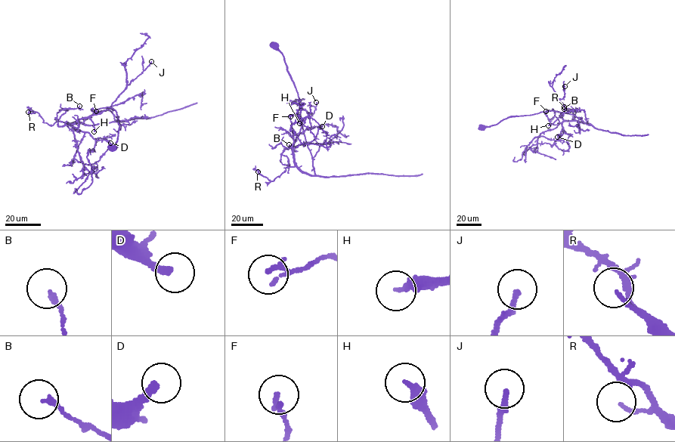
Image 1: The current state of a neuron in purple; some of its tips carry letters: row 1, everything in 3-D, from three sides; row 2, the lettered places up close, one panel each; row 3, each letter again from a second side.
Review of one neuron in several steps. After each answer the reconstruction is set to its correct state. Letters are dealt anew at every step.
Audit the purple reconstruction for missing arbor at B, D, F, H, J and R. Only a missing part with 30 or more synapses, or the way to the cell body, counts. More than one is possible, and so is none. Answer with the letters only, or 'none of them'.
H

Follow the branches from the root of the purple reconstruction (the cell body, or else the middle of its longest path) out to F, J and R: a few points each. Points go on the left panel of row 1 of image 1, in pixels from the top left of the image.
F: (112, 146), (119, 125), (113, 108), (95, 109), (81, 123), (67, 122), (72, 125), (96, 111)
J: (112, 146), (119, 125), (113, 108), (95, 109), (81, 123), (67, 122), (72, 125), (107, 109), (151, 61)
R: (112, 146), (119, 125), (113, 108), (95, 109), (81, 123), (57, 121), (51, 125), (38, 112), (28, 112)

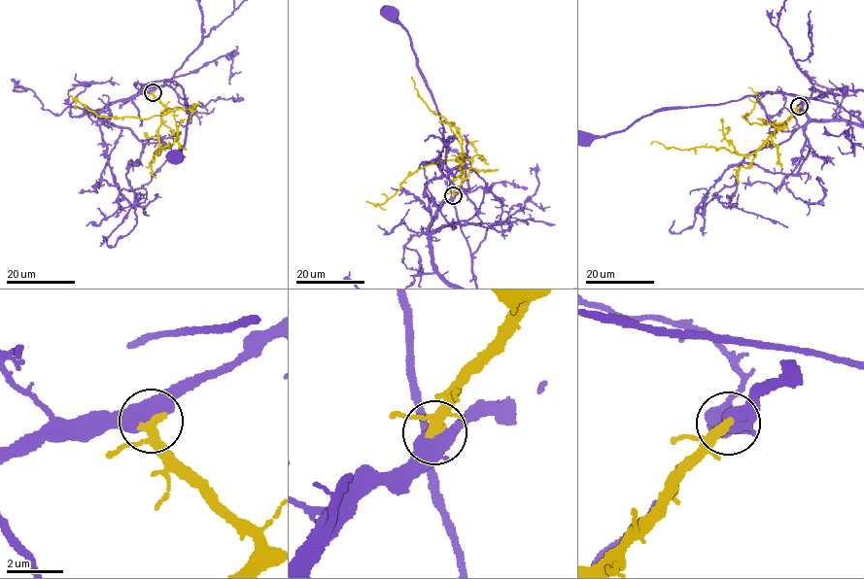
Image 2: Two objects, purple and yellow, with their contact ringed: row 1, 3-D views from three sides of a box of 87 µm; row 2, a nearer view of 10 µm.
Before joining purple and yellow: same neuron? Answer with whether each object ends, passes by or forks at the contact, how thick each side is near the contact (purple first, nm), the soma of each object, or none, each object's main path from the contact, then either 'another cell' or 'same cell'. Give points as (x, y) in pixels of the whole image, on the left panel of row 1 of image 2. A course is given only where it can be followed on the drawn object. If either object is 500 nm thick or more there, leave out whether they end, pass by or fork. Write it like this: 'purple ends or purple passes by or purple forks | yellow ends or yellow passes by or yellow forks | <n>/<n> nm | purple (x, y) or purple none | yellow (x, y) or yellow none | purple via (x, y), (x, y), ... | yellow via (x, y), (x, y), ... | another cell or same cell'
550/240 nm | purple (176, 155) | yellow none | purple via (153, 92), (86, 111), (117, 111), (142, 85), (176, 82), (190, 115), (175, 156) | yellow via (153, 92), (165, 106), (157, 132), (159, 144), (168, 148), (170, 145), (155, 155), (159, 150), (159, 153) | same cell

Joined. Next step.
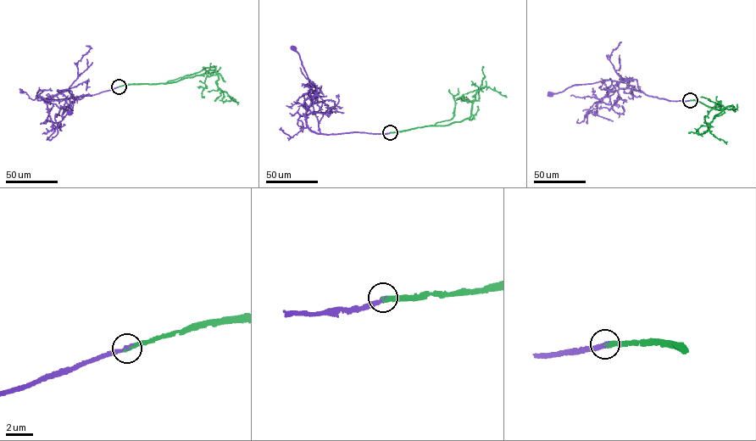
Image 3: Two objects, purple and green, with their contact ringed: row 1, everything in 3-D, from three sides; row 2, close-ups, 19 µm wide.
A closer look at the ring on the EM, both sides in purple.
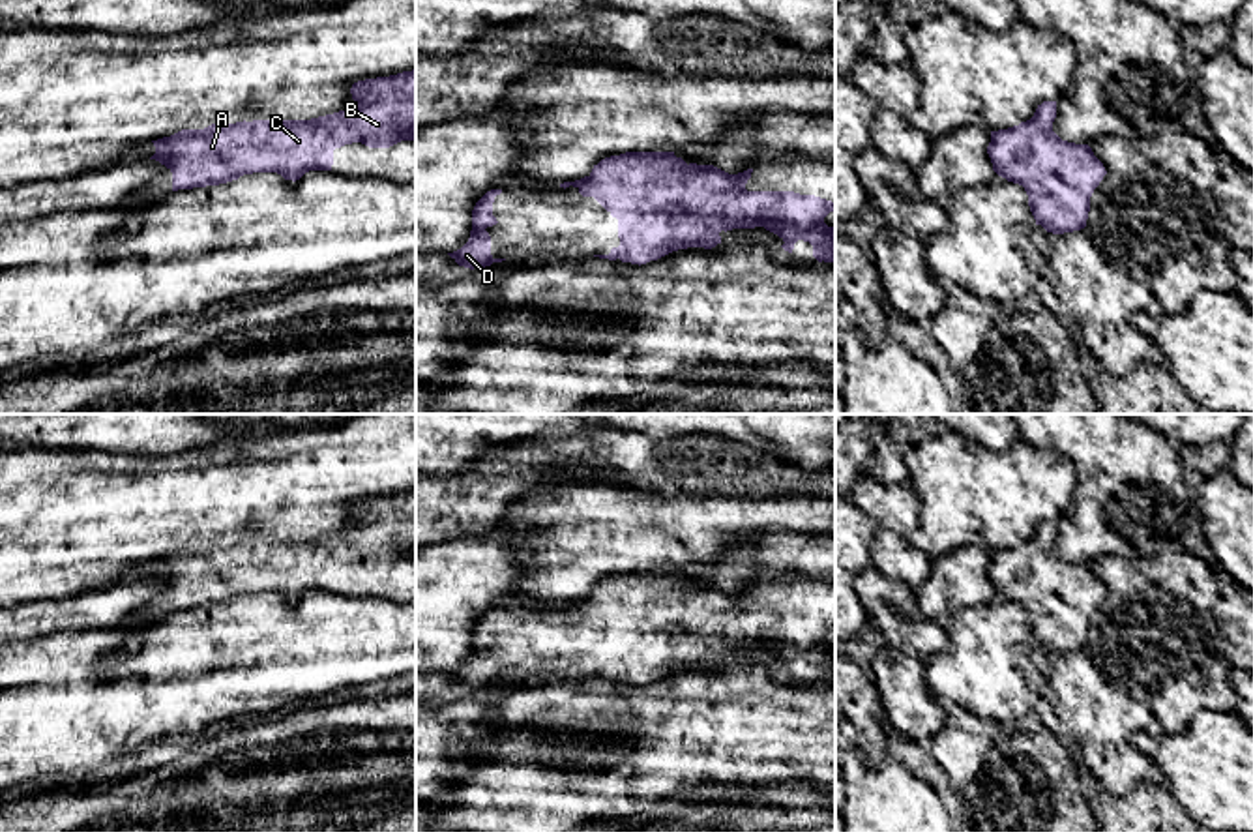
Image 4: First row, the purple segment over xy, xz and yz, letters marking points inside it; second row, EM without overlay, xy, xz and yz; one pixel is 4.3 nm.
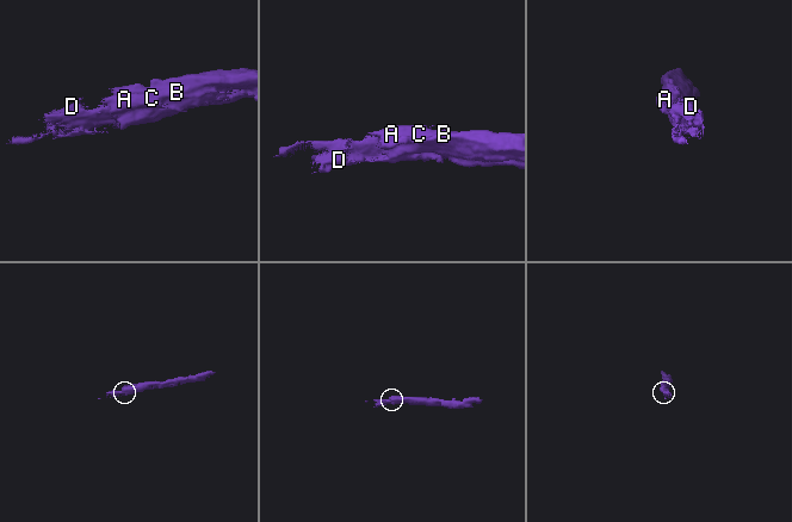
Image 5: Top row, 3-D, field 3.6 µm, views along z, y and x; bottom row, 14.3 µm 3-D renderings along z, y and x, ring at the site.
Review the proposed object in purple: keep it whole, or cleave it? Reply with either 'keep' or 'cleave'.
keep

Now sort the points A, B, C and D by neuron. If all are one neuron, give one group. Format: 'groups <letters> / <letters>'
groups A B C D

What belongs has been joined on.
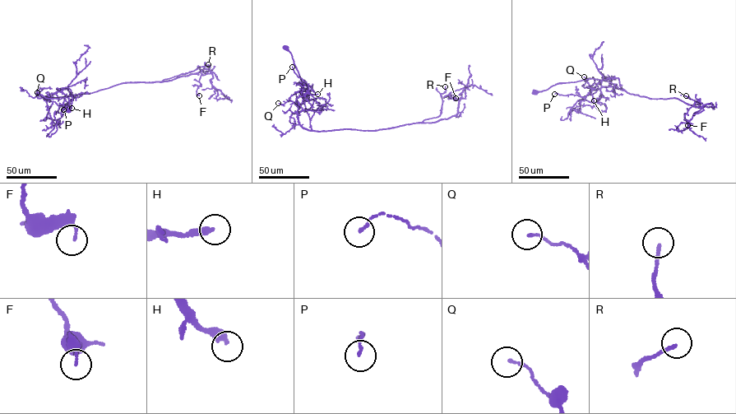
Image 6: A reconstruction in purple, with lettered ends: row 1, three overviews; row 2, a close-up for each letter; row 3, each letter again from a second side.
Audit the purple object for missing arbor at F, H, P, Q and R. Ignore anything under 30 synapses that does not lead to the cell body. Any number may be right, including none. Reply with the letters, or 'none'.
none

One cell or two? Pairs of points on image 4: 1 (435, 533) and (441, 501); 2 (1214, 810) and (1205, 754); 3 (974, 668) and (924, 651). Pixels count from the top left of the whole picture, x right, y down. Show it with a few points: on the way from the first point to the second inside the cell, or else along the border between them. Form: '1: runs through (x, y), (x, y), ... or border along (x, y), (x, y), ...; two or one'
1: runs through (435, 525), (435, 508); one
2: runs through (1214, 797), (1214, 767); one
3: border along (943, 623), (944, 643), (928, 660); two

